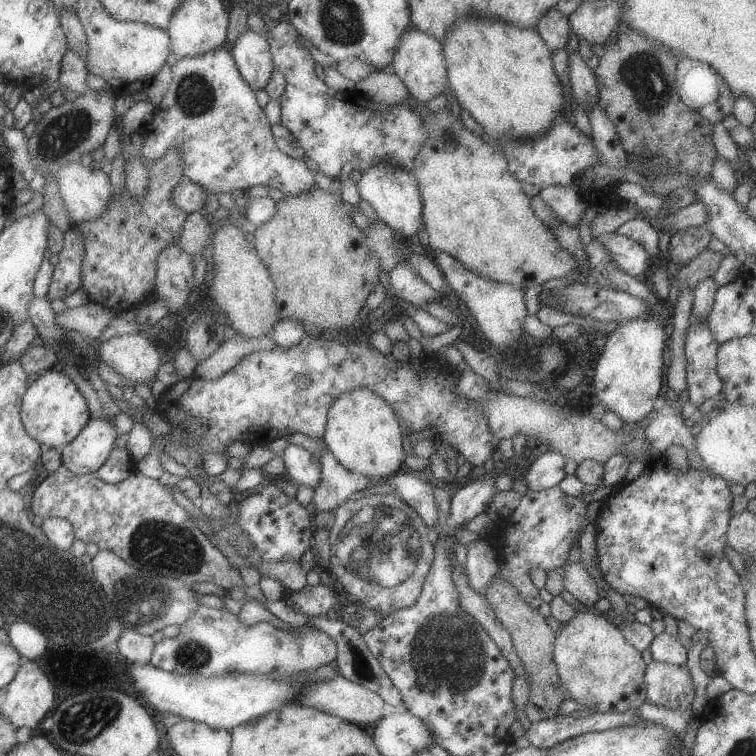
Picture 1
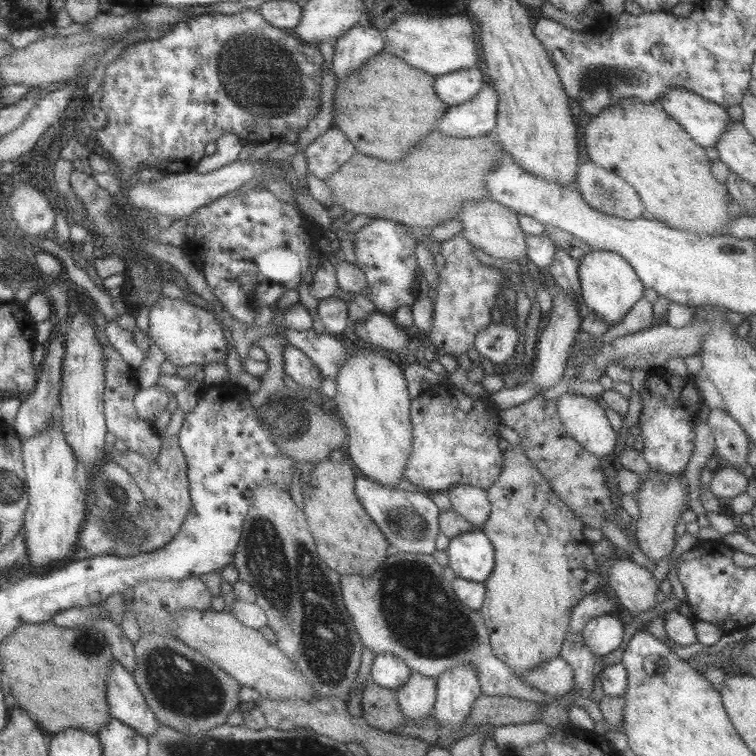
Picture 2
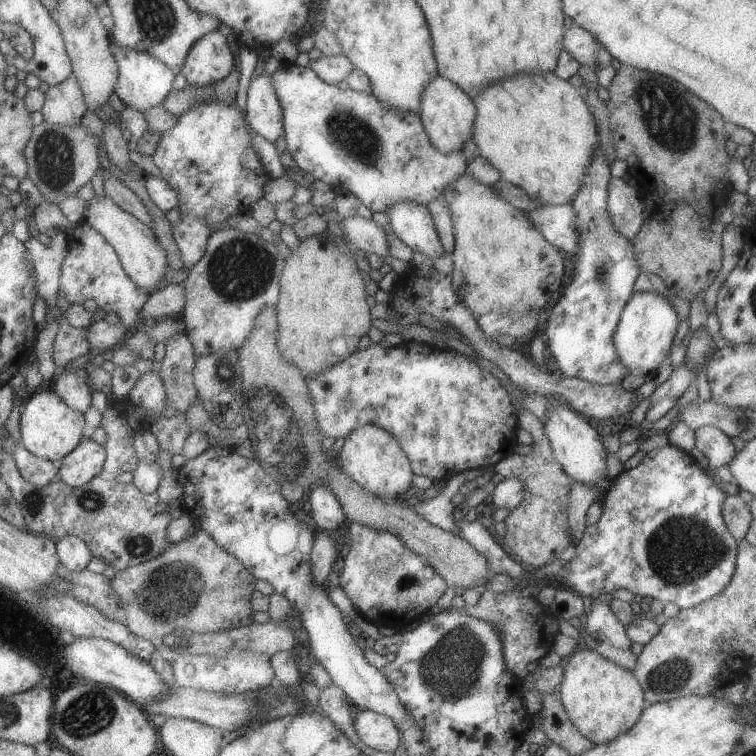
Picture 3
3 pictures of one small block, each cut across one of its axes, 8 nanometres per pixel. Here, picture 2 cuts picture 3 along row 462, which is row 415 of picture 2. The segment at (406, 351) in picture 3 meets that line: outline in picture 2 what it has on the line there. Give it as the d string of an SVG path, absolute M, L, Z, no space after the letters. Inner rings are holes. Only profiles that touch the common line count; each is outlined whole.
M441 384L437 388L423 390L411 400L411 432L413 450L407 460L405 480L419 486L421 490L443 492L457 484L471 484L475 488L489 490L499 478L503 468L503 454L497 448L499 418L497 410L489 400L471 398L453 384Z

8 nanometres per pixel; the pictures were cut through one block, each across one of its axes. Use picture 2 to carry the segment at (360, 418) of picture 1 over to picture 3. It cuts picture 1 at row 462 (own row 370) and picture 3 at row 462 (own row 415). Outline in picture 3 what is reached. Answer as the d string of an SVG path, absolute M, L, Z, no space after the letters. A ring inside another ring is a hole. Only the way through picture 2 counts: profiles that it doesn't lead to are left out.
M365 424L347 434L341 452L335 454L335 462L343 472L347 472L347 476L351 476L351 480L355 480L355 484L359 484L361 488L369 490L379 498L389 498L389 496L401 498L413 490L411 486L413 470L407 454L401 450L397 438L379 426Z

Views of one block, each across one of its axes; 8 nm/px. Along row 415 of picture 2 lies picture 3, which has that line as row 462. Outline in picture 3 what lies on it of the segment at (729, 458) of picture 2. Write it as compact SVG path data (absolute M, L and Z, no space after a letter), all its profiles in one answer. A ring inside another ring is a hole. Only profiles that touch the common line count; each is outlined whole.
M715 426L695 428L695 448L707 456L711 470L727 466L729 460L737 454L735 448L731 446L729 436Z

